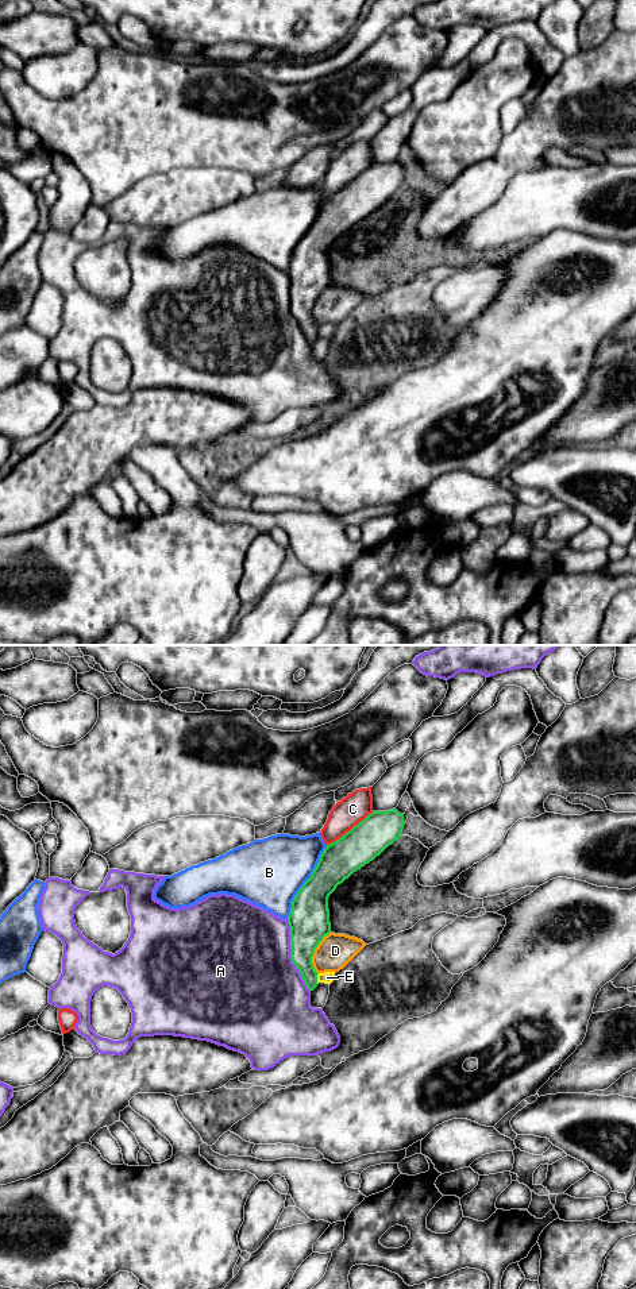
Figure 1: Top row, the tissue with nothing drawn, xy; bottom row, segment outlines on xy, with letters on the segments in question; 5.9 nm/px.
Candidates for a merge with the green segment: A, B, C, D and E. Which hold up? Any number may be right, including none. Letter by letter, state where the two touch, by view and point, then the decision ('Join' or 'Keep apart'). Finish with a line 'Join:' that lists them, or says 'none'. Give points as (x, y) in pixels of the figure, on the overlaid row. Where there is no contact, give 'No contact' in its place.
A: Touches green at xy (290, 956). Keep apart
B: Touches green at xy (305, 882). Keep apart
C: Touches green at xy (351, 829). Keep apart
D: Touches green at xy (313, 952). Keep apart
E: Touches green at xy (316, 979). Keep apart
Join: none

